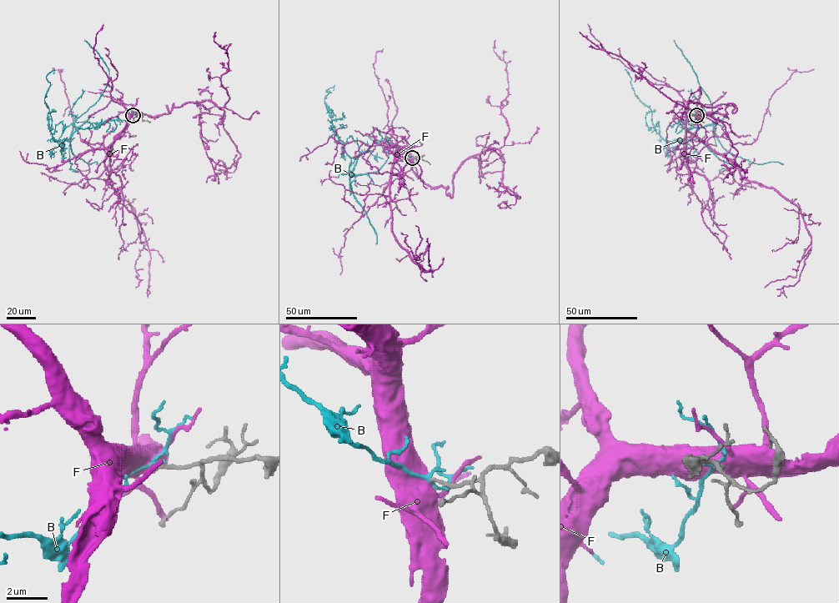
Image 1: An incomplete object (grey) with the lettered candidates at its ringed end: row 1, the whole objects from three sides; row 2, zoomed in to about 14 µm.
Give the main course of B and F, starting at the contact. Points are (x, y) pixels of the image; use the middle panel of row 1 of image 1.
B: (412, 158), (380, 140), (350, 158), (324, 102), (329, 92), (326, 90), (333, 90)
F: (412, 158), (422, 181), (448, 186), (451, 197), (460, 165), (504, 144), (507, 72), (495, 40)

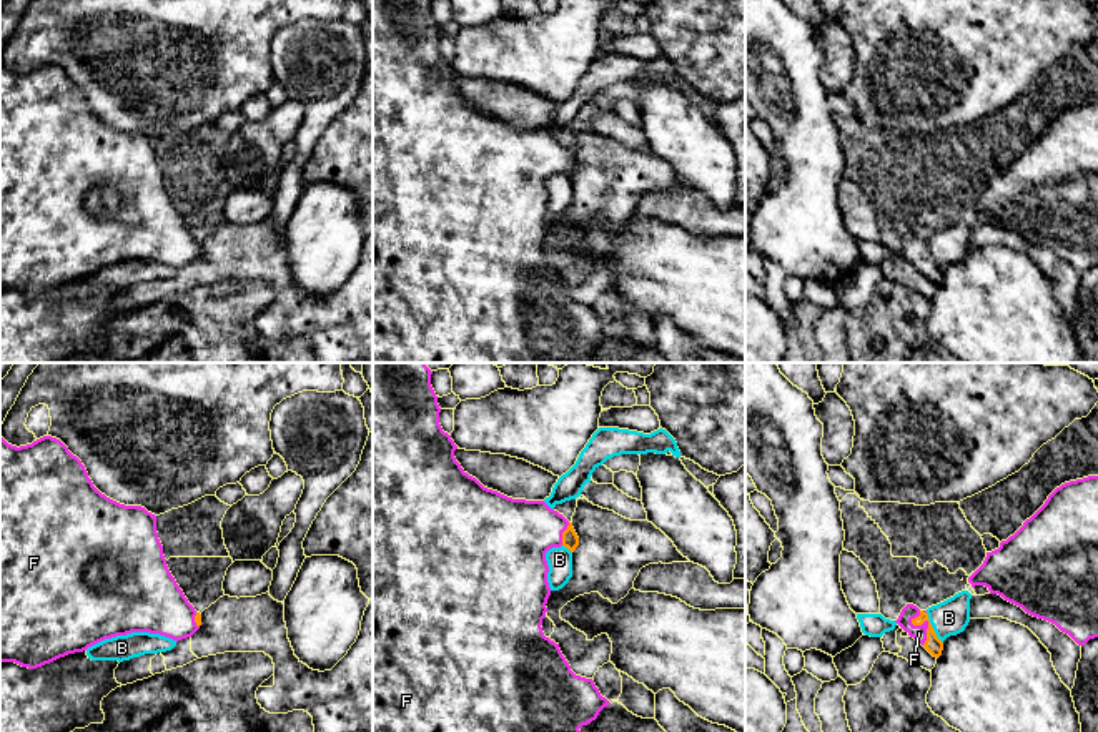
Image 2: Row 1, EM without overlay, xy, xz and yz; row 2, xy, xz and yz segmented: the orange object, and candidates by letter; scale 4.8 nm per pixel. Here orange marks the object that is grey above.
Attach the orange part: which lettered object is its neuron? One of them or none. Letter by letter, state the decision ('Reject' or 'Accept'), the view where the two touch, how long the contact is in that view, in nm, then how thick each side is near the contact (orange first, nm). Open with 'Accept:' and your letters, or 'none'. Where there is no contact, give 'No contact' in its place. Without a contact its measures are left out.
Accept: F
B: Reject. Touches orange in yz. Shared border 170 nm. Thickness 80 nm (orange) against 170 nm
F: Accept. Touches orange in yz. Shared border 170 nm. Thickness 80 nm (orange) against 80 nm

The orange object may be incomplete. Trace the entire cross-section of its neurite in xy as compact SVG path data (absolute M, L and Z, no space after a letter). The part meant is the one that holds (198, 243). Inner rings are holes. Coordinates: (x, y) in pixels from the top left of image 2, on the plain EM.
M0 62L0 289L37 296L116 263L150 260L181 268L201 253L171 203L156 143L101 121L82 88L57 65L12 73Z

